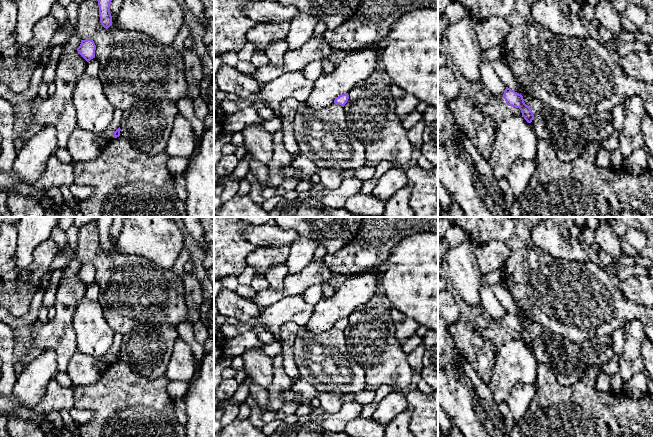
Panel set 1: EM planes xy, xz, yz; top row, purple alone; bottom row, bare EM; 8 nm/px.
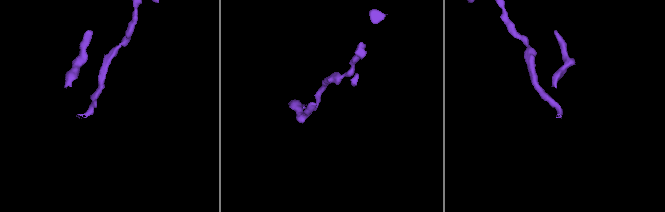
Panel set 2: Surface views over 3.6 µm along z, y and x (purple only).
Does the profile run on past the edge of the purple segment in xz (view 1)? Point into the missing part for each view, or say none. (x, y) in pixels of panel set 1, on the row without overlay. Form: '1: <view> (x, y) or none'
1: none

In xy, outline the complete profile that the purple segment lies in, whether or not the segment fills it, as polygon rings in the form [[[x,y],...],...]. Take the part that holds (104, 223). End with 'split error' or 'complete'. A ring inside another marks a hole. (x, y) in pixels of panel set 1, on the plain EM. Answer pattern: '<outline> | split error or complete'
[[[98,217],[96,222],[99,230],[99,241],[101,249],[108,253],[112,249],[112,240],[110,237],[110,227],[114,217]]] | complete

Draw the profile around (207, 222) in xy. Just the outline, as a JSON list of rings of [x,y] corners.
[[[200,217],[200,222],[204,228],[206,241],[214,242],[214,217]]]

